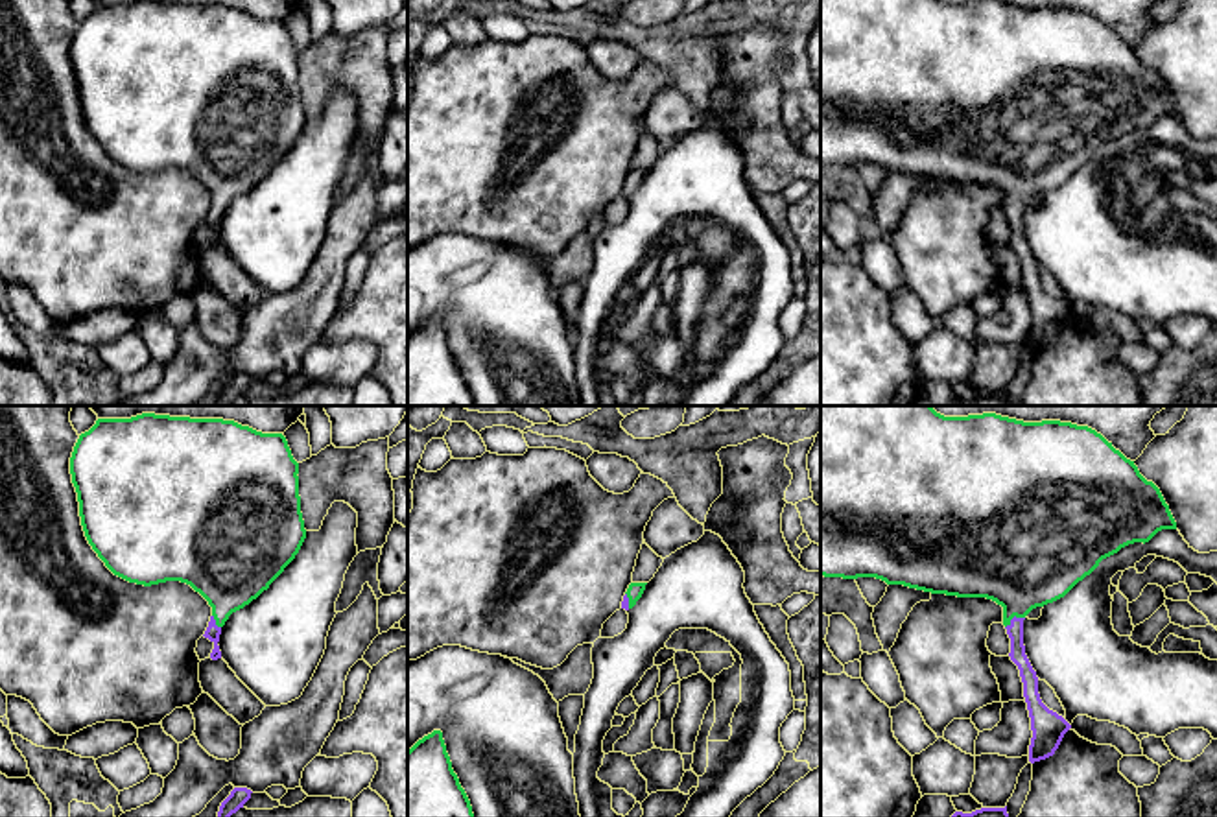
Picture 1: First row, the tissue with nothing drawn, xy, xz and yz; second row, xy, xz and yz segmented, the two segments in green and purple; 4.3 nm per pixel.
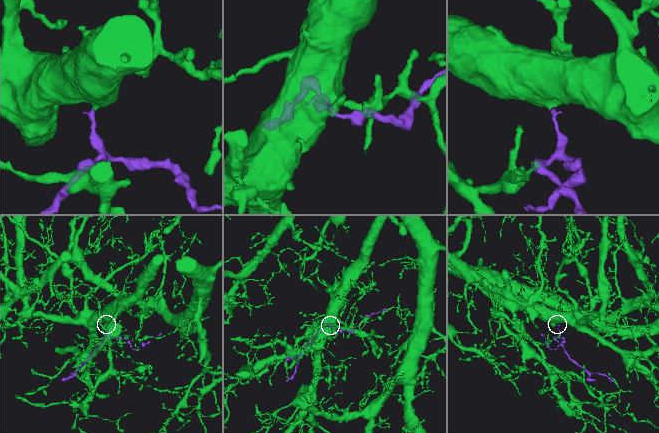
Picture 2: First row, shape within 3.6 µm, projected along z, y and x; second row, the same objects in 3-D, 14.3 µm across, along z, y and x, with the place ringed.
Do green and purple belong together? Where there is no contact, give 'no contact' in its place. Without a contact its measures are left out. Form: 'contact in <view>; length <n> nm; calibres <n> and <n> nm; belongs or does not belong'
contact in yz; length 100 nm; calibres 420 and 70 nm; belongs

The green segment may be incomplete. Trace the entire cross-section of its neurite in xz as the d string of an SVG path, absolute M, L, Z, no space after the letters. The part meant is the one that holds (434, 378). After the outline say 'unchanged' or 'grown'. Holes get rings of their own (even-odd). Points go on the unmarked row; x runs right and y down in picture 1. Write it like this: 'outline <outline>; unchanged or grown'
outline M441 317L408 337L408 406L474 406Z; unchanged

